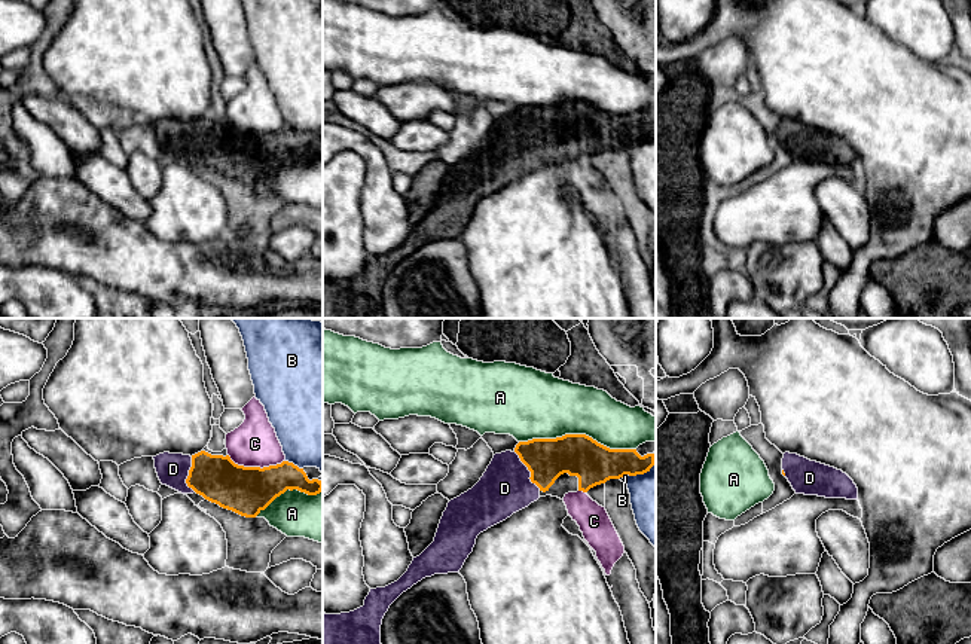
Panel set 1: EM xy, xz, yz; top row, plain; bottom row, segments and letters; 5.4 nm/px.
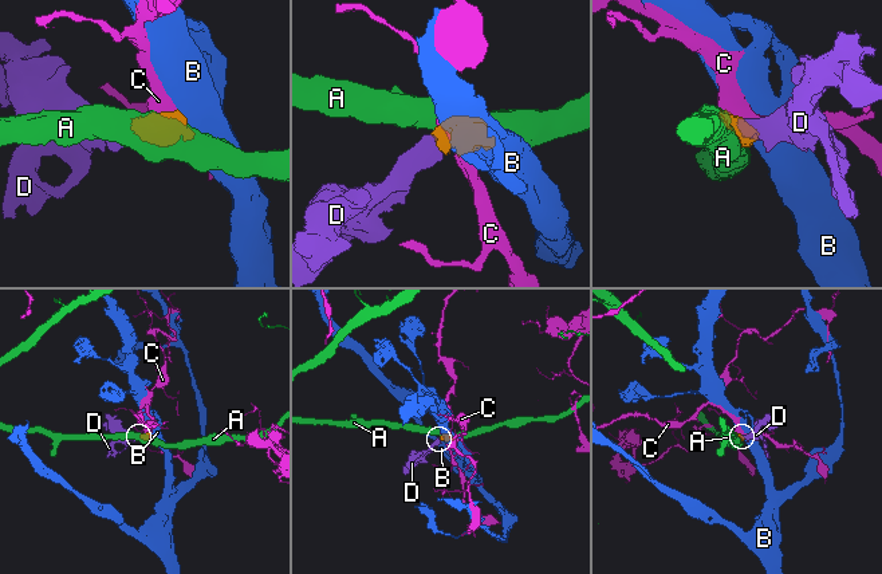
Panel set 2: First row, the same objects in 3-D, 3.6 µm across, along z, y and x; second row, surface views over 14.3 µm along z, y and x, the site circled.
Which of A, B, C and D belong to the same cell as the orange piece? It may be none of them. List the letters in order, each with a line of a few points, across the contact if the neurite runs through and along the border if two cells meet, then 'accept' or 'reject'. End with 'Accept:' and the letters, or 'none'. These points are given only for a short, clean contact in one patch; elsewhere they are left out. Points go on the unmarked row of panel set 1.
A: reject
B: line xy (286, 127), (302, 136); reject
C: reject
D: line xz (546, 125), (528, 136), (504, 155); accept
Accept: D

